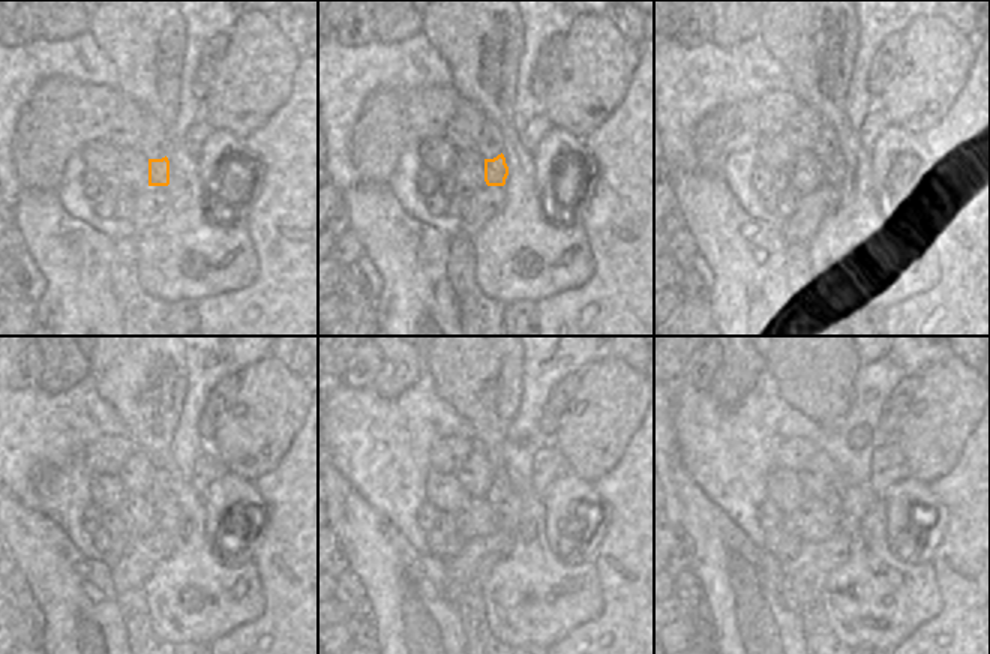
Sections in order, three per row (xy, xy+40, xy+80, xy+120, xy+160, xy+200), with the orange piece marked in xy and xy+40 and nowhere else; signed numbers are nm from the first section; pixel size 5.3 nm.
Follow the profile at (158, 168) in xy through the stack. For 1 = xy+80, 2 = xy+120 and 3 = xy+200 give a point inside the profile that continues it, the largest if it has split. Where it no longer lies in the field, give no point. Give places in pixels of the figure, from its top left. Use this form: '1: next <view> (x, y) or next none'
1: next xy+80 (833, 168)
2: next xy+120 (165, 510)
3: next xy+200 (848, 521)

